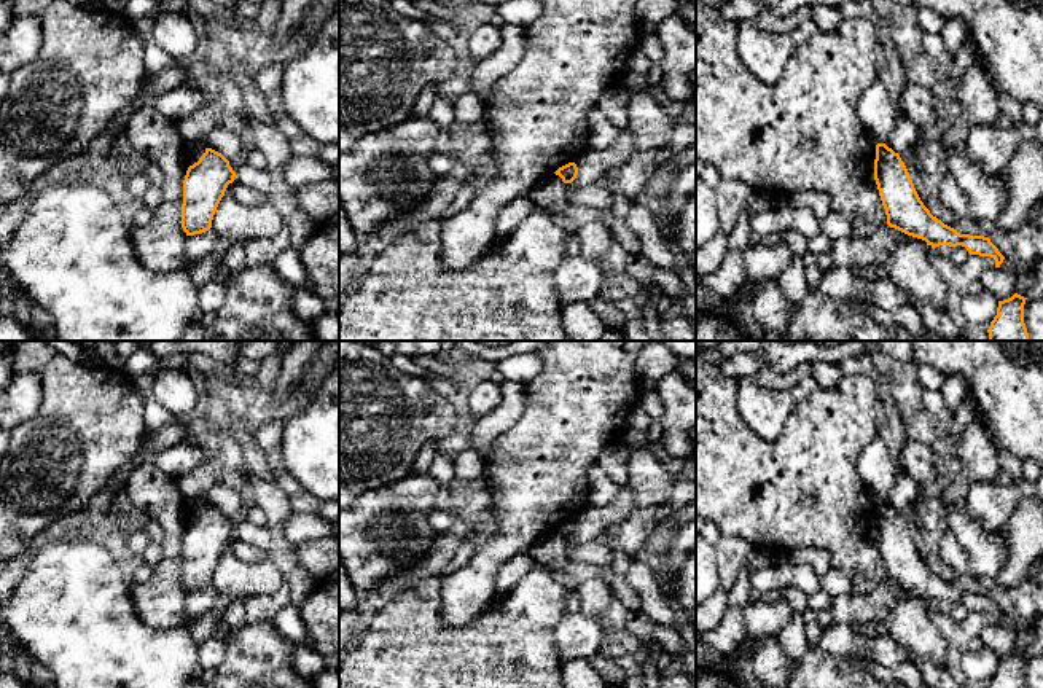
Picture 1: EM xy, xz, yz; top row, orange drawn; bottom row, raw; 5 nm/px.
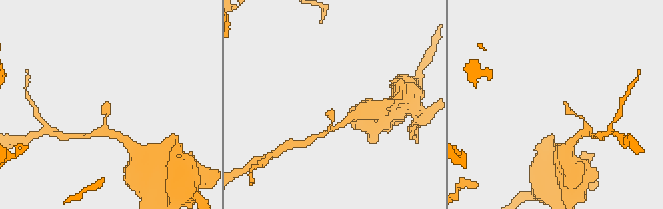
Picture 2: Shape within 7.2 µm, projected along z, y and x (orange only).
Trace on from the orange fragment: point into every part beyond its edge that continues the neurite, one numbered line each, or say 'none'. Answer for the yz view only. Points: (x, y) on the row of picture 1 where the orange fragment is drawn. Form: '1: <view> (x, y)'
none

